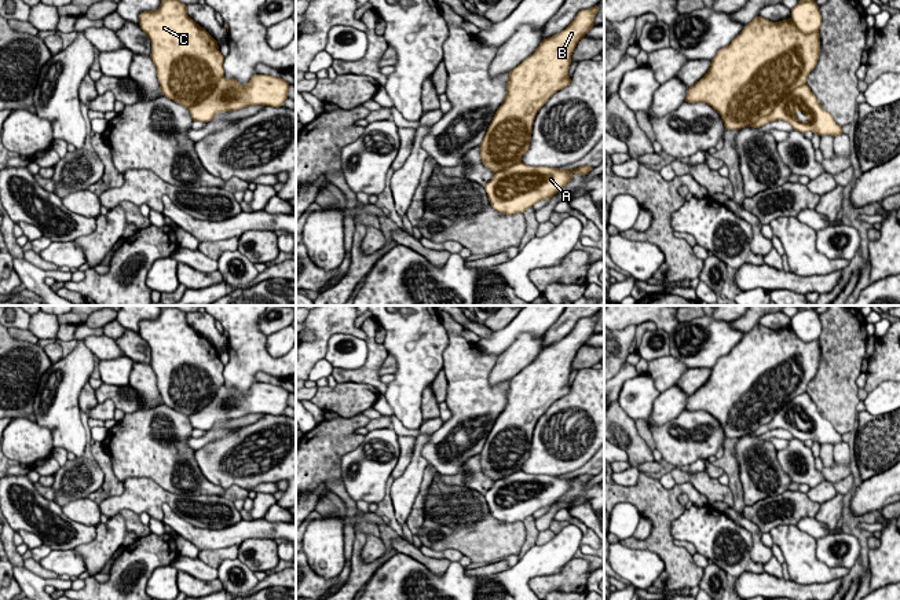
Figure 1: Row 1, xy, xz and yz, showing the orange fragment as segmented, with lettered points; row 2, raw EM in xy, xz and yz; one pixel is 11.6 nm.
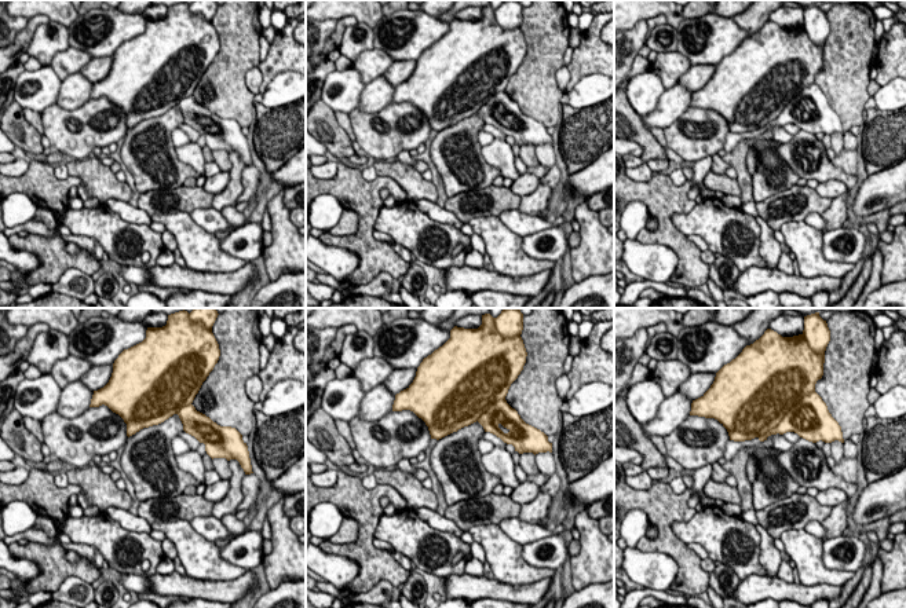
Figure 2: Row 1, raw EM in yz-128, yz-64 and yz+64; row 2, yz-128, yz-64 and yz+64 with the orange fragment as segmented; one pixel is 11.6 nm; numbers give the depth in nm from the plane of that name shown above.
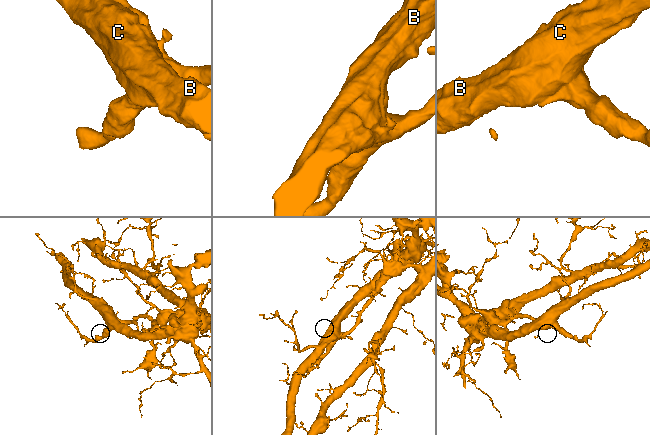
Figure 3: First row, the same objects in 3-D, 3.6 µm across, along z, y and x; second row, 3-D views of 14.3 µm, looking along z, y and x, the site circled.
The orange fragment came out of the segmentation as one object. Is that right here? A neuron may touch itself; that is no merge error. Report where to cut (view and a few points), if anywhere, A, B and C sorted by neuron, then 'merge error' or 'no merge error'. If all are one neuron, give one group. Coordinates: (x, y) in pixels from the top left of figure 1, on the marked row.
yz (805, 83), (790, 91), (767, 114), (749, 125) | A / B C | merge error

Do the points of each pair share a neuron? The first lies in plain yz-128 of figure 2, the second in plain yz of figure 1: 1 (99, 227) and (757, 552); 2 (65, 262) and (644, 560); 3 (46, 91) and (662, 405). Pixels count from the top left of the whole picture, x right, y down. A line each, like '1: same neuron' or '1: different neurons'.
1: different neurons
2: different neurons
3: different neurons

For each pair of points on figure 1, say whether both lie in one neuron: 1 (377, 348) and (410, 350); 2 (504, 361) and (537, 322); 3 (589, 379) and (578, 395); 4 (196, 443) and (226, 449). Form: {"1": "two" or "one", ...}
{"1": "two", "2": "two", "3": "one", "4": "two"}

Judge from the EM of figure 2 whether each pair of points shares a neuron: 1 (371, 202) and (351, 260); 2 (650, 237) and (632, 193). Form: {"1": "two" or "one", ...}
{"1": "two", "2": "one"}

